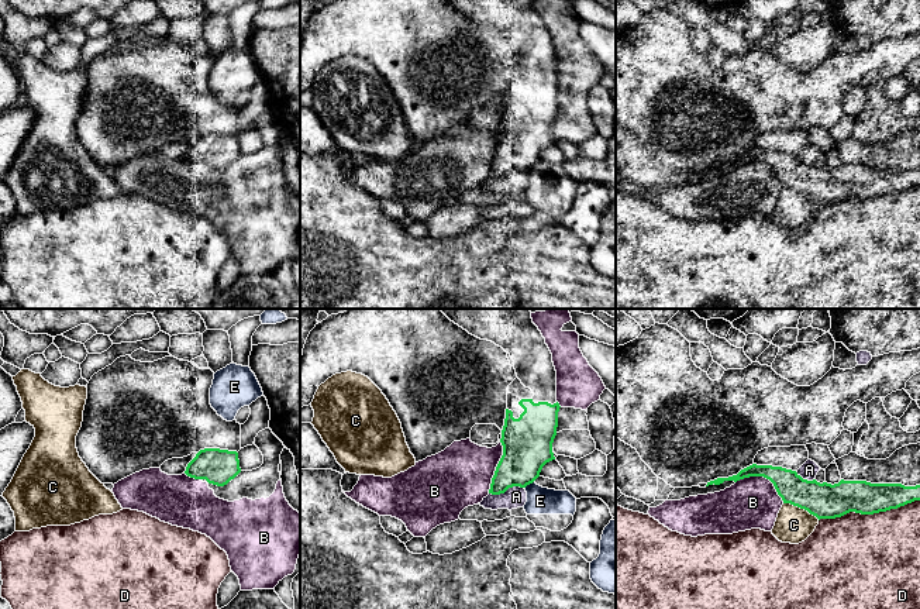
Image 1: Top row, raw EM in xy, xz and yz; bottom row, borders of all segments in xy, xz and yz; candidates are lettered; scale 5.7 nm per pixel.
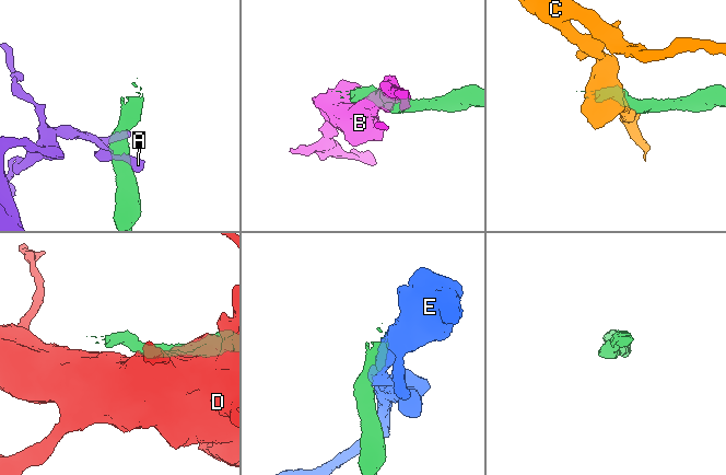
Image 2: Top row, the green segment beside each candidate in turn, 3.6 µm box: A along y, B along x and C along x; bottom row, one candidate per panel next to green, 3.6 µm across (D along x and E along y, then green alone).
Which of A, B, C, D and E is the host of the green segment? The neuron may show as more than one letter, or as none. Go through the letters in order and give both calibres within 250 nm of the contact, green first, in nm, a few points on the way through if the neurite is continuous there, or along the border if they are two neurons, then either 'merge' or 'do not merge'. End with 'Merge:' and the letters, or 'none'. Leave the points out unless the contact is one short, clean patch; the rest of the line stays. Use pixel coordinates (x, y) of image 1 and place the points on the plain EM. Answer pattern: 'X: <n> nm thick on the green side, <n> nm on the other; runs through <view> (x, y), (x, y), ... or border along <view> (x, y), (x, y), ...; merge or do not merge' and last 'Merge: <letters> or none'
A: 260 nm thick on the green side, 120 nm on the other; do not merge
B: 170 nm thick on the green side, 300 nm on the other; do not merge
C: 200 nm thick on the green side, 200 nm on the other; do not merge
D: 200 nm thick on the green side, 500 nm on the other; do not merge
E: 280 nm thick on the green side, 160 nm on the other; do not merge
Merge: none

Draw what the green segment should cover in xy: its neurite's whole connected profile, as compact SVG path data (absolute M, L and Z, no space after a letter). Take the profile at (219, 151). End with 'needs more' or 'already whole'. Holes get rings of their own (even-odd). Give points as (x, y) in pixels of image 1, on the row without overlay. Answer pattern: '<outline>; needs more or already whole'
M204 133L187 148L185 158L224 171L241 156L237 135Z; already whole

